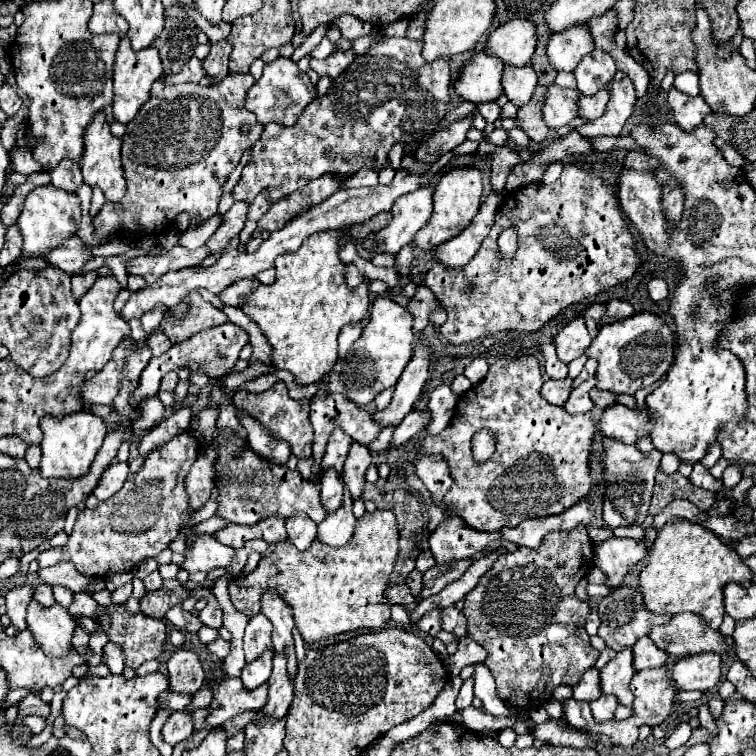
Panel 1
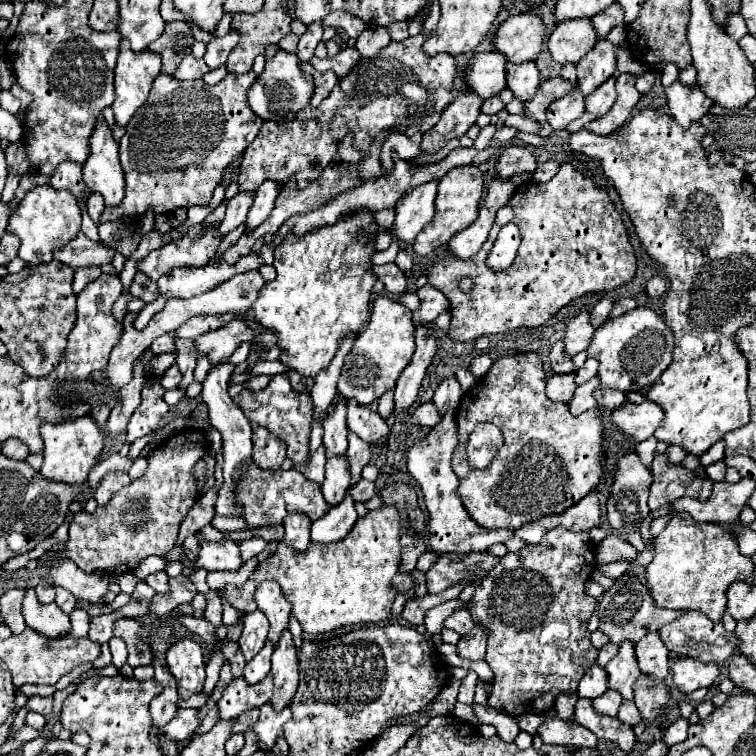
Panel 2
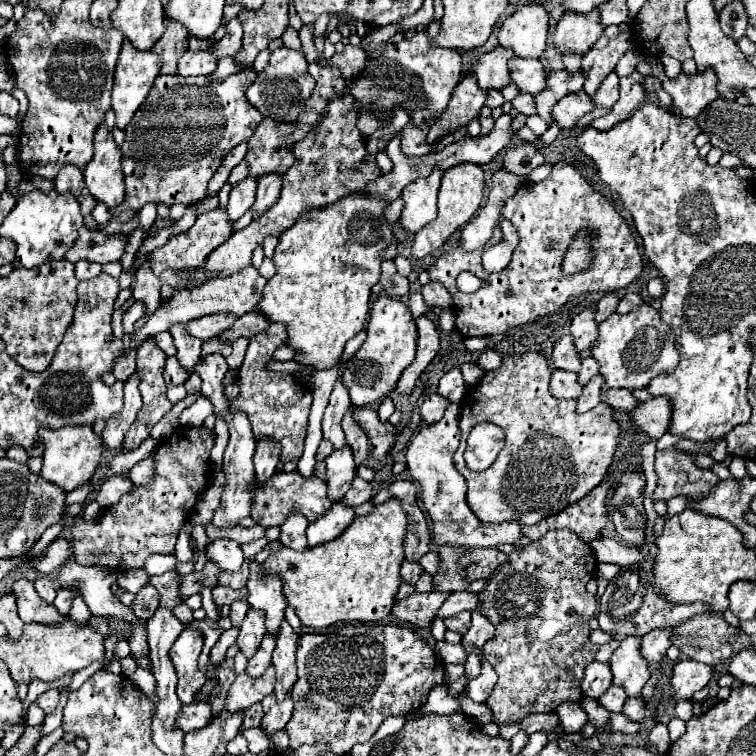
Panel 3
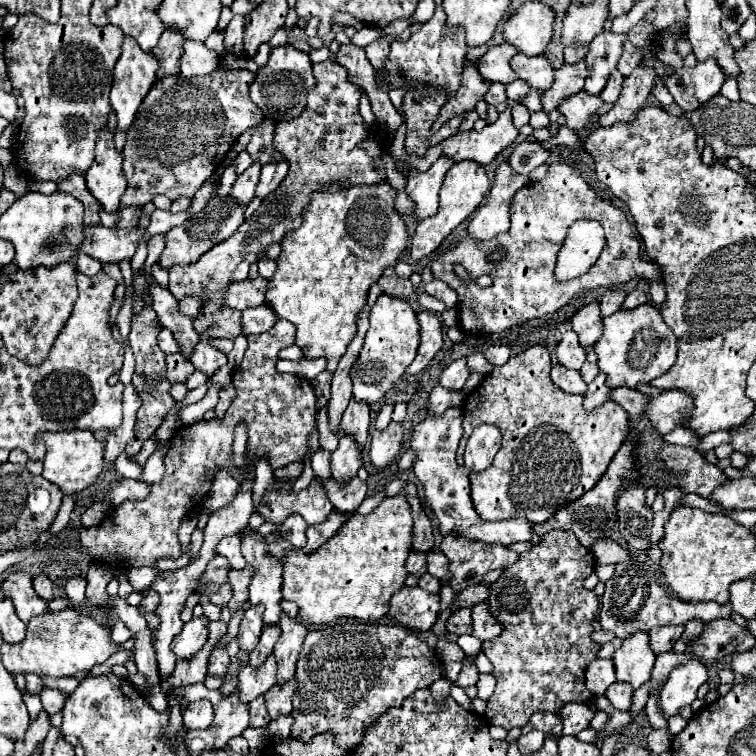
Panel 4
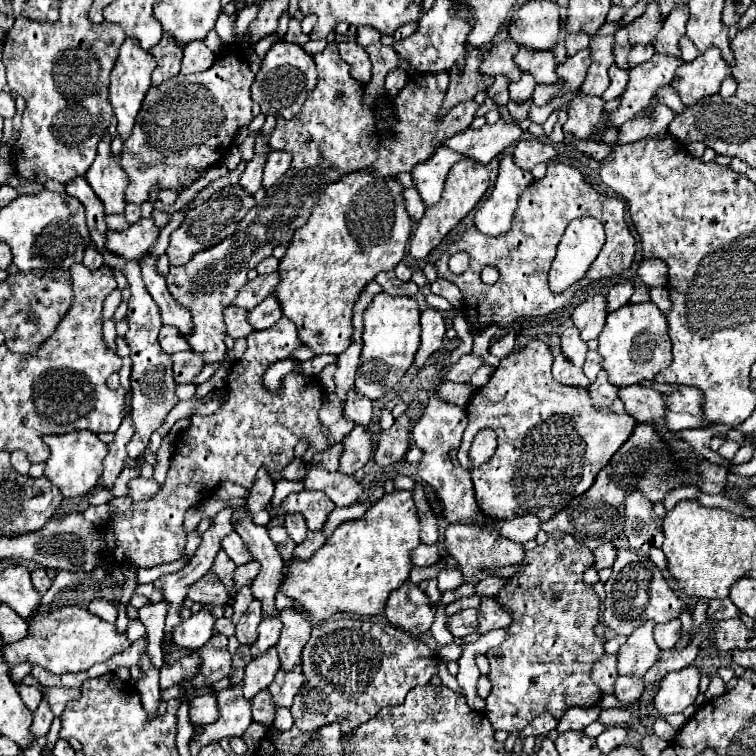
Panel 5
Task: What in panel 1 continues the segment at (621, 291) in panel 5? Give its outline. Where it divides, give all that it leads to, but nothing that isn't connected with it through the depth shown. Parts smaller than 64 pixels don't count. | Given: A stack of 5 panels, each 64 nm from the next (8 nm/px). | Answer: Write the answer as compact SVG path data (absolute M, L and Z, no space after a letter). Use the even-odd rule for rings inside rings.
M604 304L588 306L586 310L582 310L582 316L584 316L584 322L586 322L586 328L588 328L590 336L594 338L596 332L598 332L598 320L604 316Z

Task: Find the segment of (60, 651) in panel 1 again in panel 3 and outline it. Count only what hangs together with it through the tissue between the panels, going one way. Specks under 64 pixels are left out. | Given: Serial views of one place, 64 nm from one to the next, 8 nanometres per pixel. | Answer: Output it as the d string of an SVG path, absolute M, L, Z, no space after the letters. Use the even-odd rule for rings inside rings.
M18 580L12 588L12 592L16 592L18 598L18 614L20 618L30 624L46 624L46 626L56 626L62 624L66 618L56 610L54 604L48 604L44 600L40 600L40 596L36 596L34 584L28 580Z

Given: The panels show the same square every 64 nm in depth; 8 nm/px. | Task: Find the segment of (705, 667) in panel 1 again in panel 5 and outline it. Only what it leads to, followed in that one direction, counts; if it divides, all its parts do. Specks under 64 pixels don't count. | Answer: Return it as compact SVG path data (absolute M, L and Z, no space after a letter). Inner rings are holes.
M690 664L678 672L670 672L660 682L660 688L654 696L654 708L658 714L678 714L686 706L694 704L700 684L700 668Z

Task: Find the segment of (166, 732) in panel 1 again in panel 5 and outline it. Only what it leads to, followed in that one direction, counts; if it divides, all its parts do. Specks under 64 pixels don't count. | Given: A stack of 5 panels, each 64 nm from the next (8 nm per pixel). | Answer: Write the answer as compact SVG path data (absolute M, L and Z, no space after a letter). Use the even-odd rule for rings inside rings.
M204 694L204 696L190 700L190 724L192 726L212 724L216 716L218 716L218 706L212 694Z

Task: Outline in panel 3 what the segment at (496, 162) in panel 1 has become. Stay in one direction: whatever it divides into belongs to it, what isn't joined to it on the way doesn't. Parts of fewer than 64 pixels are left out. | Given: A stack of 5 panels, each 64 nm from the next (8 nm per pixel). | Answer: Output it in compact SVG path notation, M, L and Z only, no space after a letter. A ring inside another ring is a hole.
M522 142L522 144L506 150L502 168L516 176L528 176L540 164L544 164L544 156L532 144Z

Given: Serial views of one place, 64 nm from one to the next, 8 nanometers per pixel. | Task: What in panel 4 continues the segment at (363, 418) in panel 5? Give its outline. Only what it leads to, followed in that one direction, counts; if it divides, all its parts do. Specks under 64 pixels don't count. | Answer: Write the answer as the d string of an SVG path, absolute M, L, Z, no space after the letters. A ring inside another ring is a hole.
M350 400L348 408L342 416L342 422L340 422L340 428L344 430L344 434L354 436L356 444L360 448L364 448L366 442L368 442L368 426L370 426L370 408L368 408L368 404L360 404L356 400Z

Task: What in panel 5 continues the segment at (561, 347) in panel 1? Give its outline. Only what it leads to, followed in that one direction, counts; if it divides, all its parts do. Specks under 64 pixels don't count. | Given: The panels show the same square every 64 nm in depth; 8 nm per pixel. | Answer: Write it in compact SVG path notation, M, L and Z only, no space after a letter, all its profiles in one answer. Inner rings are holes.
M602 294L588 298L572 312L572 322L580 330L580 338L584 342L600 336L604 320L606 320L606 298Z

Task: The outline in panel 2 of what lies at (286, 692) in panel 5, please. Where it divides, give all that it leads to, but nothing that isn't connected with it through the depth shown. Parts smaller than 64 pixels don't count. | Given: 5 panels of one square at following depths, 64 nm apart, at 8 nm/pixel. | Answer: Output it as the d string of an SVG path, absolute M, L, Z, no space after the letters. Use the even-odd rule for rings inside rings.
M264 704L260 708L260 718L250 726L250 730L256 732L258 736L258 750L262 752L272 752L276 740L282 736L282 726L292 718L290 708L284 708L284 712L272 712L270 704Z

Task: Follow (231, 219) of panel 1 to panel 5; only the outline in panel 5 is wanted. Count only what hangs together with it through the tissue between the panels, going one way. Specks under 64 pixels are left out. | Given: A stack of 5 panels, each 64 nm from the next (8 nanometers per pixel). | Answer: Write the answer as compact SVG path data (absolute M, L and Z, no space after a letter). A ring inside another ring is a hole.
M254 156L254 160L246 166L244 174L238 180L238 186L248 192L248 194L256 194L260 190L260 176L264 170L264 160L266 156Z

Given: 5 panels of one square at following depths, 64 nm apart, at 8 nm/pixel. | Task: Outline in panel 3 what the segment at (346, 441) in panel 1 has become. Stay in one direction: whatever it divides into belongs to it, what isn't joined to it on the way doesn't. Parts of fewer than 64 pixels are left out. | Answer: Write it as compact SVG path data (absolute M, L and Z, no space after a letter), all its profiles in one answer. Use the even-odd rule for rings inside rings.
M340 380L336 382L336 388L332 390L330 396L330 404L324 412L324 420L322 420L322 430L324 430L324 440L332 442L334 450L344 448L346 440L344 440L344 432L342 432L342 418L346 414L346 410L350 408L350 396L348 390L340 384Z

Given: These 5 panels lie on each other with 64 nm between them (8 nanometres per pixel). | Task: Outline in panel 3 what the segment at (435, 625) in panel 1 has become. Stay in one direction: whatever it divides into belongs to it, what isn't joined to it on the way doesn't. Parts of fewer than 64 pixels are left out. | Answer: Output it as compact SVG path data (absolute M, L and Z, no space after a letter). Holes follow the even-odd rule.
M452 592L448 600L442 604L442 608L436 612L434 618L448 618L462 610L476 610L478 606L478 594L472 592Z

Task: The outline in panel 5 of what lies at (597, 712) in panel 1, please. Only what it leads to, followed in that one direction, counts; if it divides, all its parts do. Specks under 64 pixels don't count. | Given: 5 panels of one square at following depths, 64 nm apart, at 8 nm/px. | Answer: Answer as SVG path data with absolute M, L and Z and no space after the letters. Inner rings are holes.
M618 676L614 684L614 696L620 702L620 706L630 706L640 700L642 682L644 680L632 680L632 676Z

